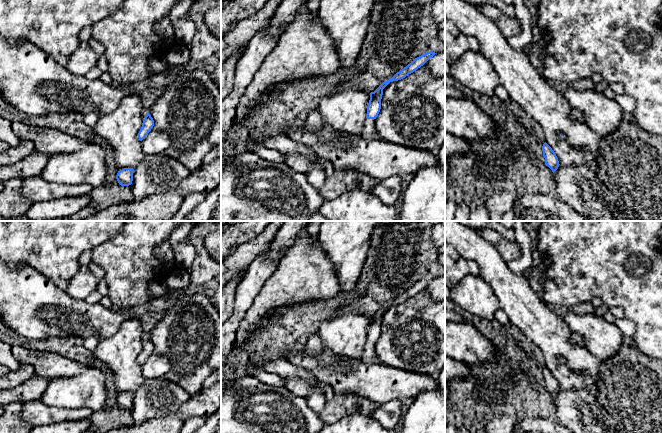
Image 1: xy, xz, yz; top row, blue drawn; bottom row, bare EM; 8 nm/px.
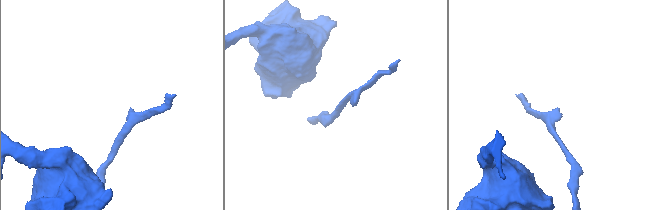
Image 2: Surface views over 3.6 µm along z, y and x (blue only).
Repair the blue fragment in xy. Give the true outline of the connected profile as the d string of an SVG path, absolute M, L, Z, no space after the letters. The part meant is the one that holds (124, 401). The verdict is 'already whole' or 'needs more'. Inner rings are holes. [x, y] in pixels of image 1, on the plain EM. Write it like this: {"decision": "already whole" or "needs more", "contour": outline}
{"decision": "already whole", "contour": "M124 392L118 395L116 403L121 410L129 410L132 408L133 405L133 397L133 392Z"}

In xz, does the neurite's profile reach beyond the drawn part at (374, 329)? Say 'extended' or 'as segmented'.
extended

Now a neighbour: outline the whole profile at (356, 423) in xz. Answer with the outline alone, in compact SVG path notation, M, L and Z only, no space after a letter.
M362 414L347 415L332 423L323 424L320 433L397 433L395 429L381 426L373 417Z

